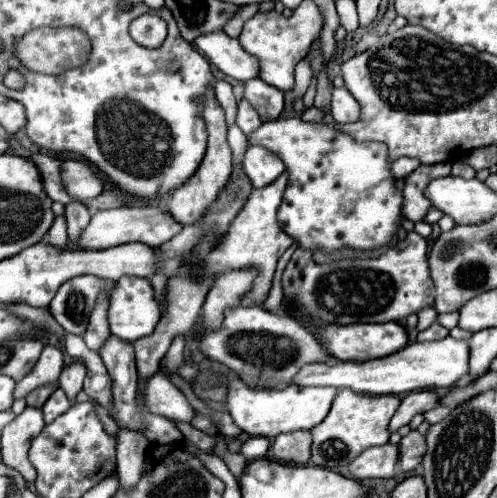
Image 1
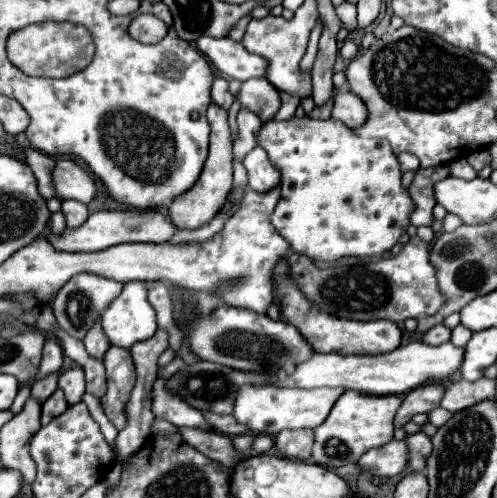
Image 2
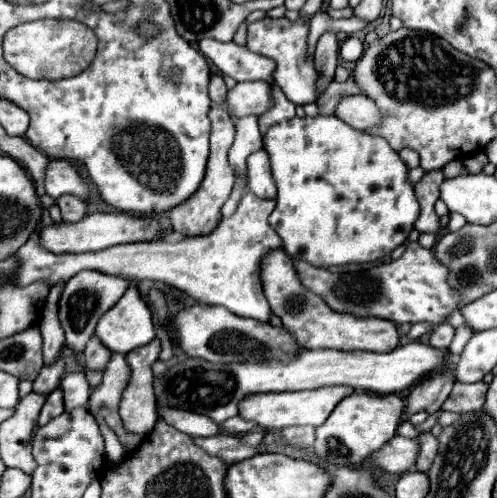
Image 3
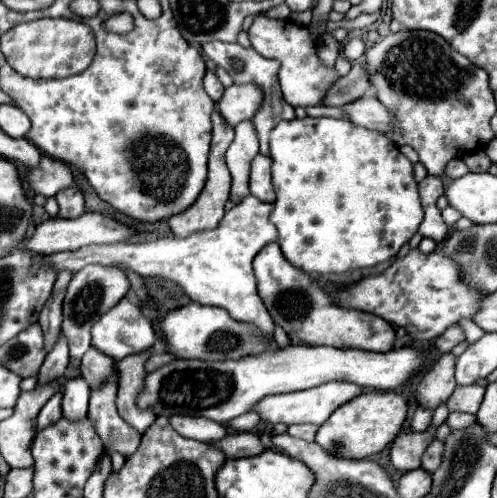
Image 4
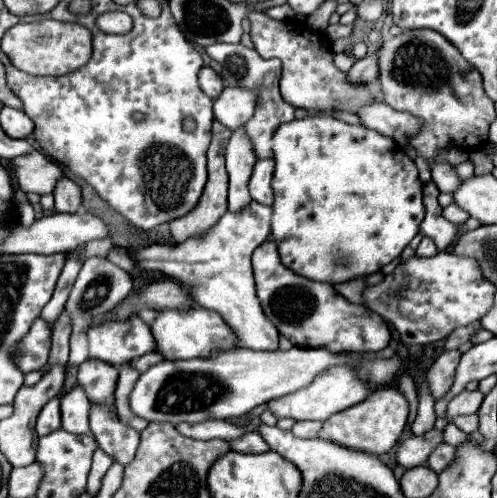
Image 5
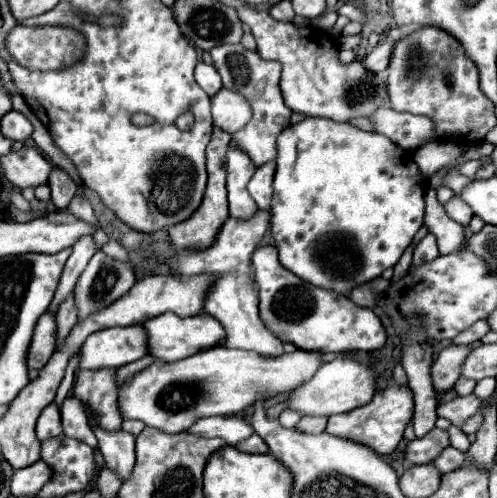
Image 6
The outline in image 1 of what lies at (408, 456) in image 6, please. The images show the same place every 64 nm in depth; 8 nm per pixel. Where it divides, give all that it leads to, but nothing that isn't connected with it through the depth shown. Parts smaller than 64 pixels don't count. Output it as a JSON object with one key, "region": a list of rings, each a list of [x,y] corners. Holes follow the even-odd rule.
{"region":[[[382,444],[364,450],[356,460],[348,464],[350,474],[356,480],[366,478],[392,478],[398,460],[398,446]]]}

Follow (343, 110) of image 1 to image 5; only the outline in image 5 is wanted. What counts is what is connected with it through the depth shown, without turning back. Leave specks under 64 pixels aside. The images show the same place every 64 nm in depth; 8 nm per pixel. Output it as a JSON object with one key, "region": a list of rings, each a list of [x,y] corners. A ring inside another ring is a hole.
{"region":[[[384,102],[368,104],[368,108],[360,108],[360,112],[356,112],[356,116],[360,118],[362,126],[392,138],[398,146],[410,144],[410,138],[420,128],[418,118],[414,118],[406,112],[396,112],[390,106],[386,106]]]}

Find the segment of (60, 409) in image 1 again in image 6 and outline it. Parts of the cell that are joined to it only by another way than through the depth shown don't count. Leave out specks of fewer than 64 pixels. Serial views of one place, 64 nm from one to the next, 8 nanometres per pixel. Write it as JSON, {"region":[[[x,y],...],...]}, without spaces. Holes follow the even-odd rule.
{"region":[[[52,402],[48,404],[40,418],[38,418],[38,424],[36,424],[36,434],[40,440],[46,440],[46,438],[52,438],[52,436],[60,436],[62,434],[62,424],[60,424],[60,410],[58,410],[58,404]]]}

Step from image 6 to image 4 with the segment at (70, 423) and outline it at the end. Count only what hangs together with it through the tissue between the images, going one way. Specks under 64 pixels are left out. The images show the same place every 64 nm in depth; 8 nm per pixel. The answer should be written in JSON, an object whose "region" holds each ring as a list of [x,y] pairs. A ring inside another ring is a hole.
{"region":[[[82,376],[70,378],[64,382],[64,400],[62,400],[62,412],[68,420],[80,420],[88,414],[88,398],[90,388]]]}

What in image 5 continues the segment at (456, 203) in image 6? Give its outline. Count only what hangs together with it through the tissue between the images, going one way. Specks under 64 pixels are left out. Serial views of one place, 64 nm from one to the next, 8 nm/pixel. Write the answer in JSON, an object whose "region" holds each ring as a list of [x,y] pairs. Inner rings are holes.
{"region":[[[456,204],[446,206],[446,208],[442,210],[442,216],[444,216],[446,220],[450,220],[452,224],[460,224],[460,222],[464,222],[464,220],[468,218],[468,214],[466,214],[462,208],[458,208]]]}

